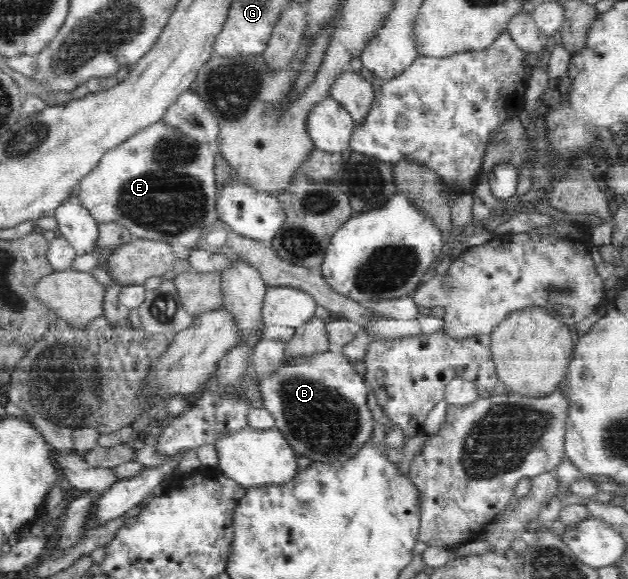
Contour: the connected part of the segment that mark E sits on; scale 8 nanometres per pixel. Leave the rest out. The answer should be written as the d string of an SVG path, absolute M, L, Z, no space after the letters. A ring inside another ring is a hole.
M161 120L110 148L99 164L78 180L70 198L77 198L98 224L118 223L131 231L137 239L165 241L176 250L195 248L197 239L202 237L202 231L219 222L215 207L218 198L215 159L213 144L197 142Z

